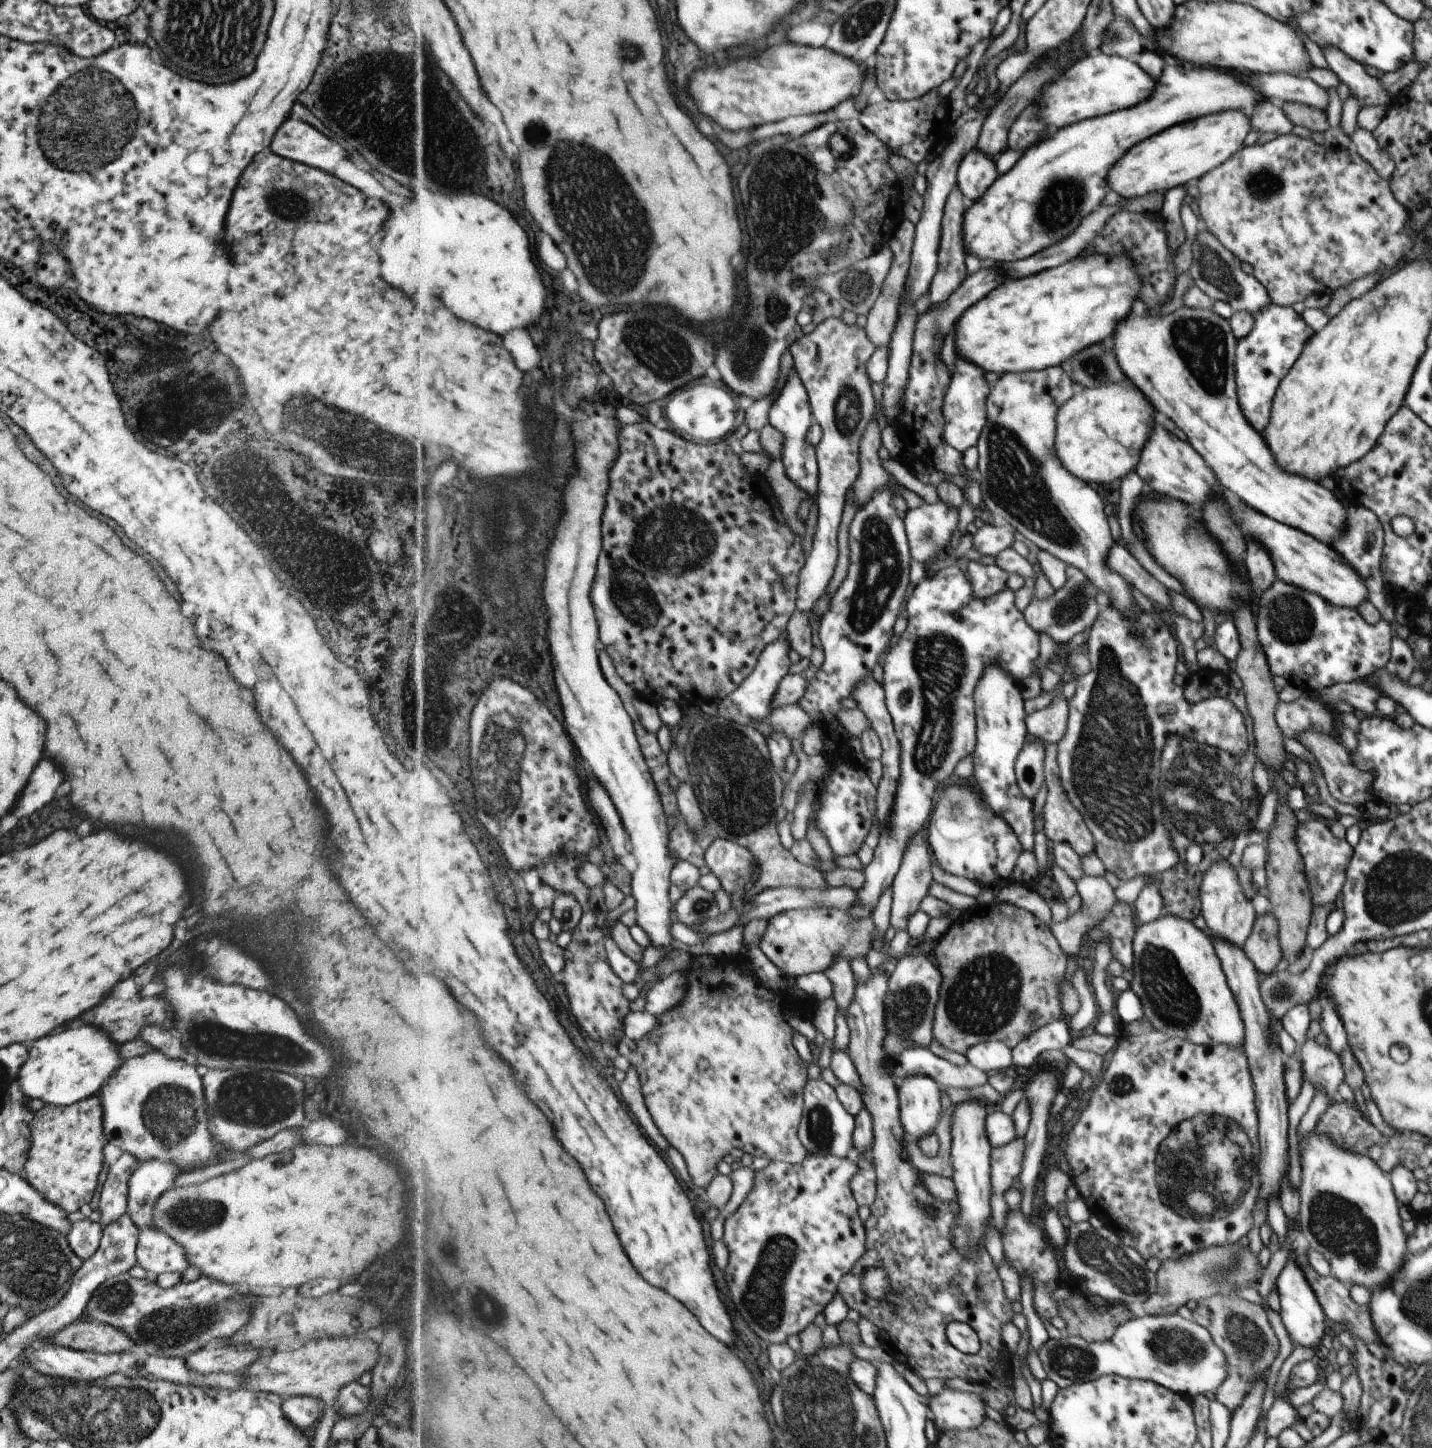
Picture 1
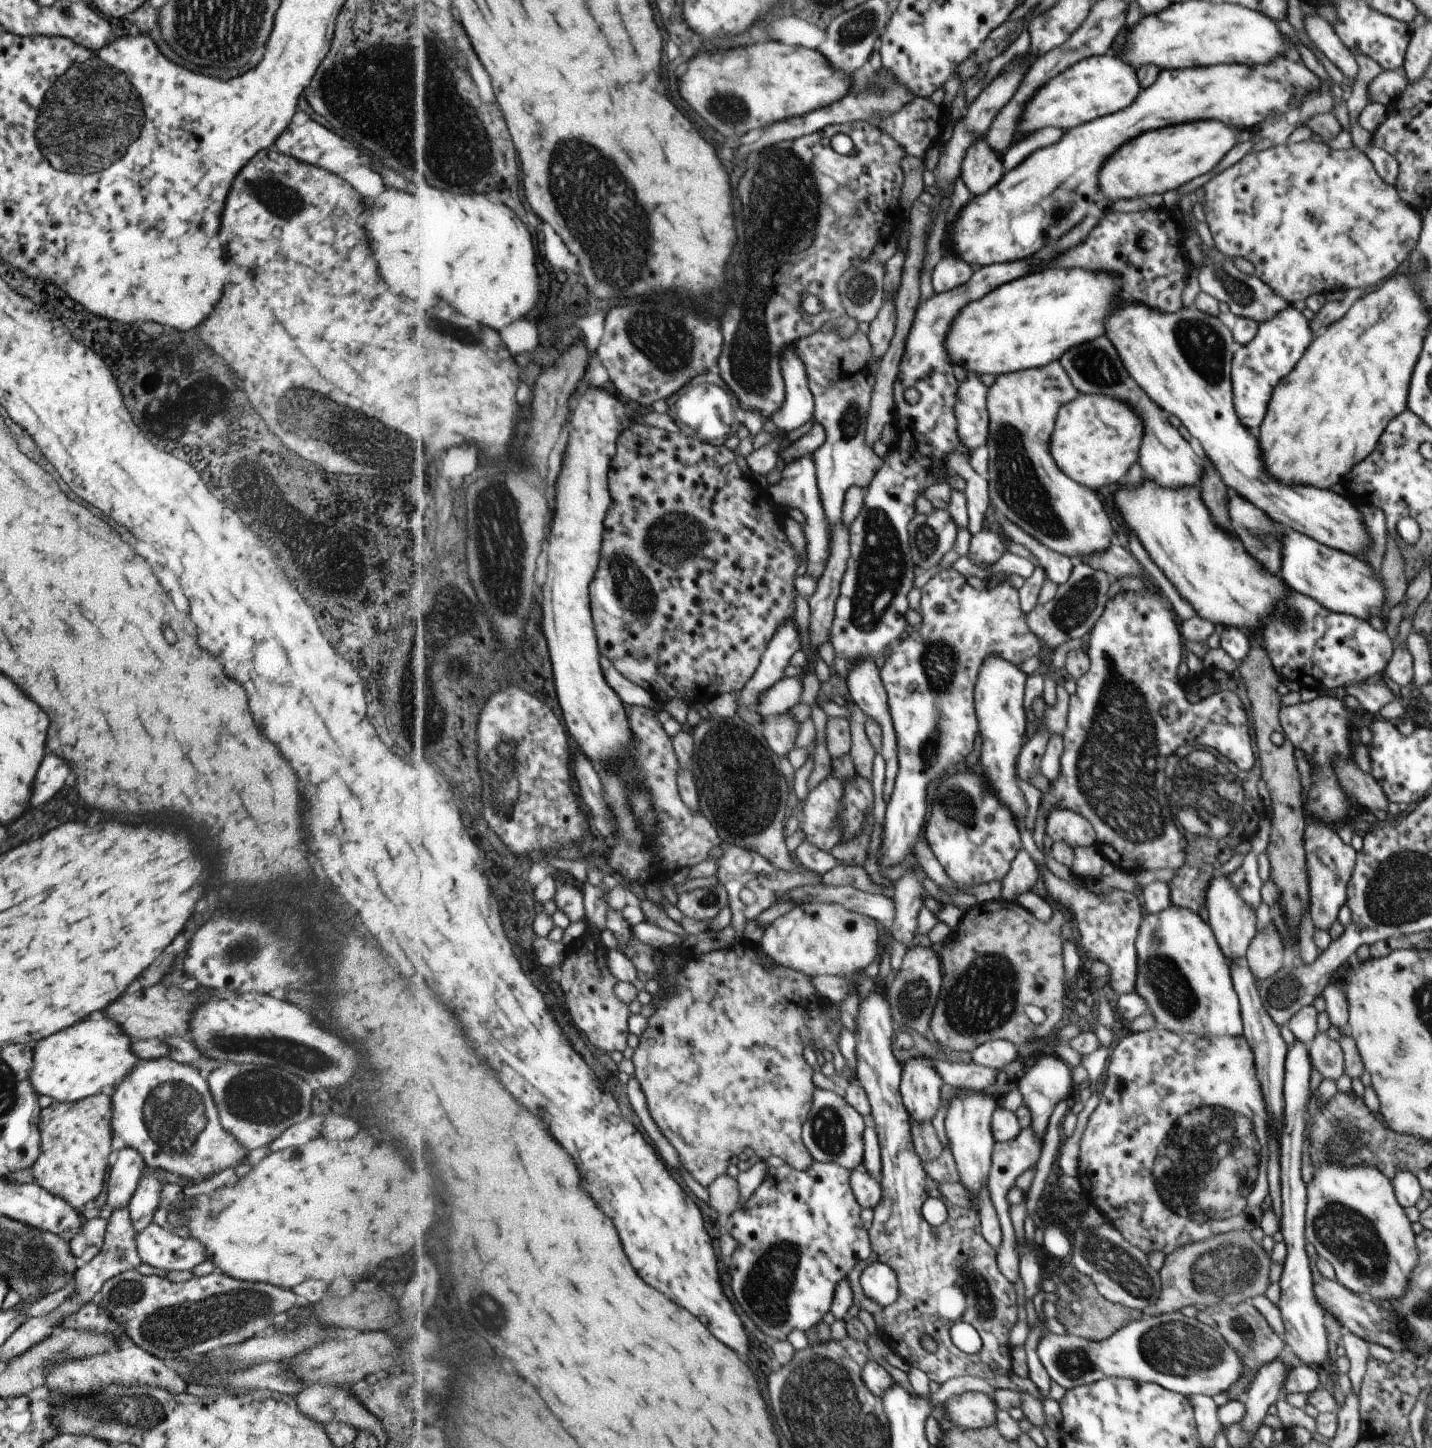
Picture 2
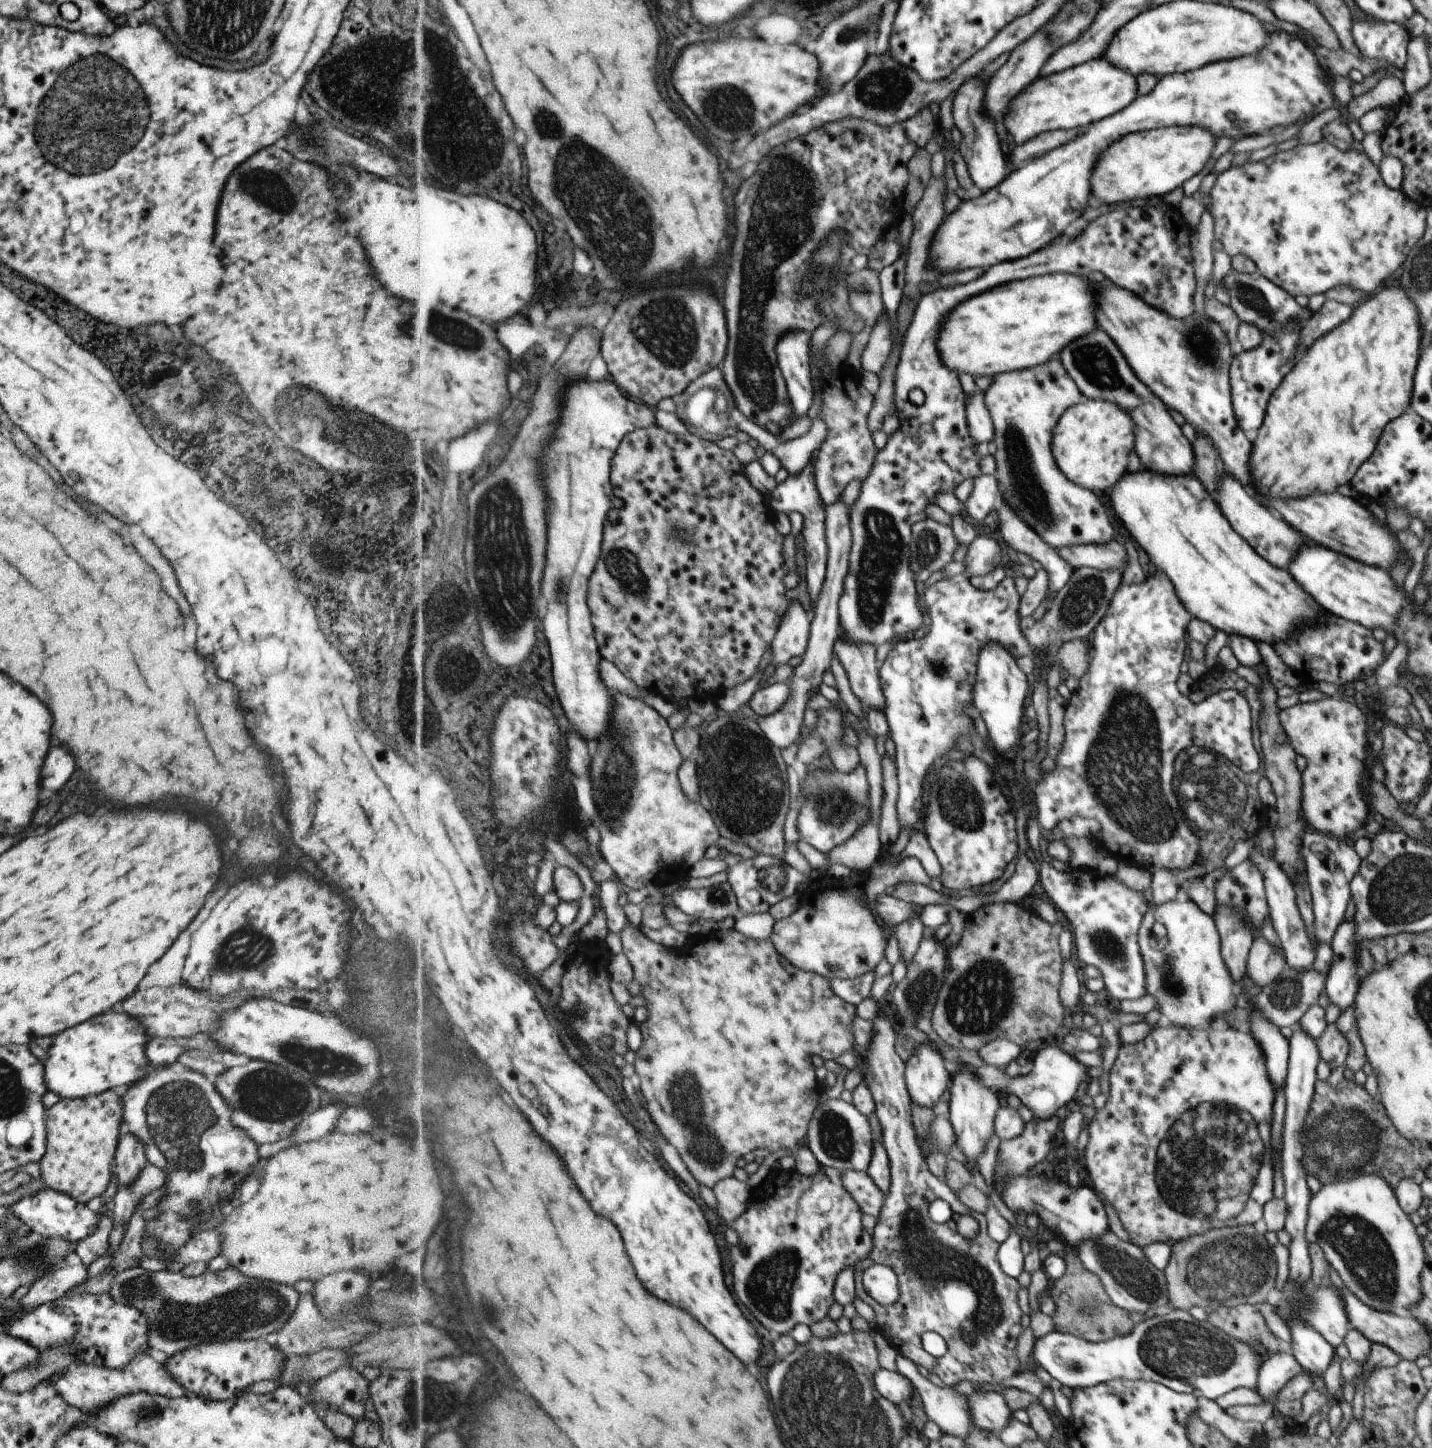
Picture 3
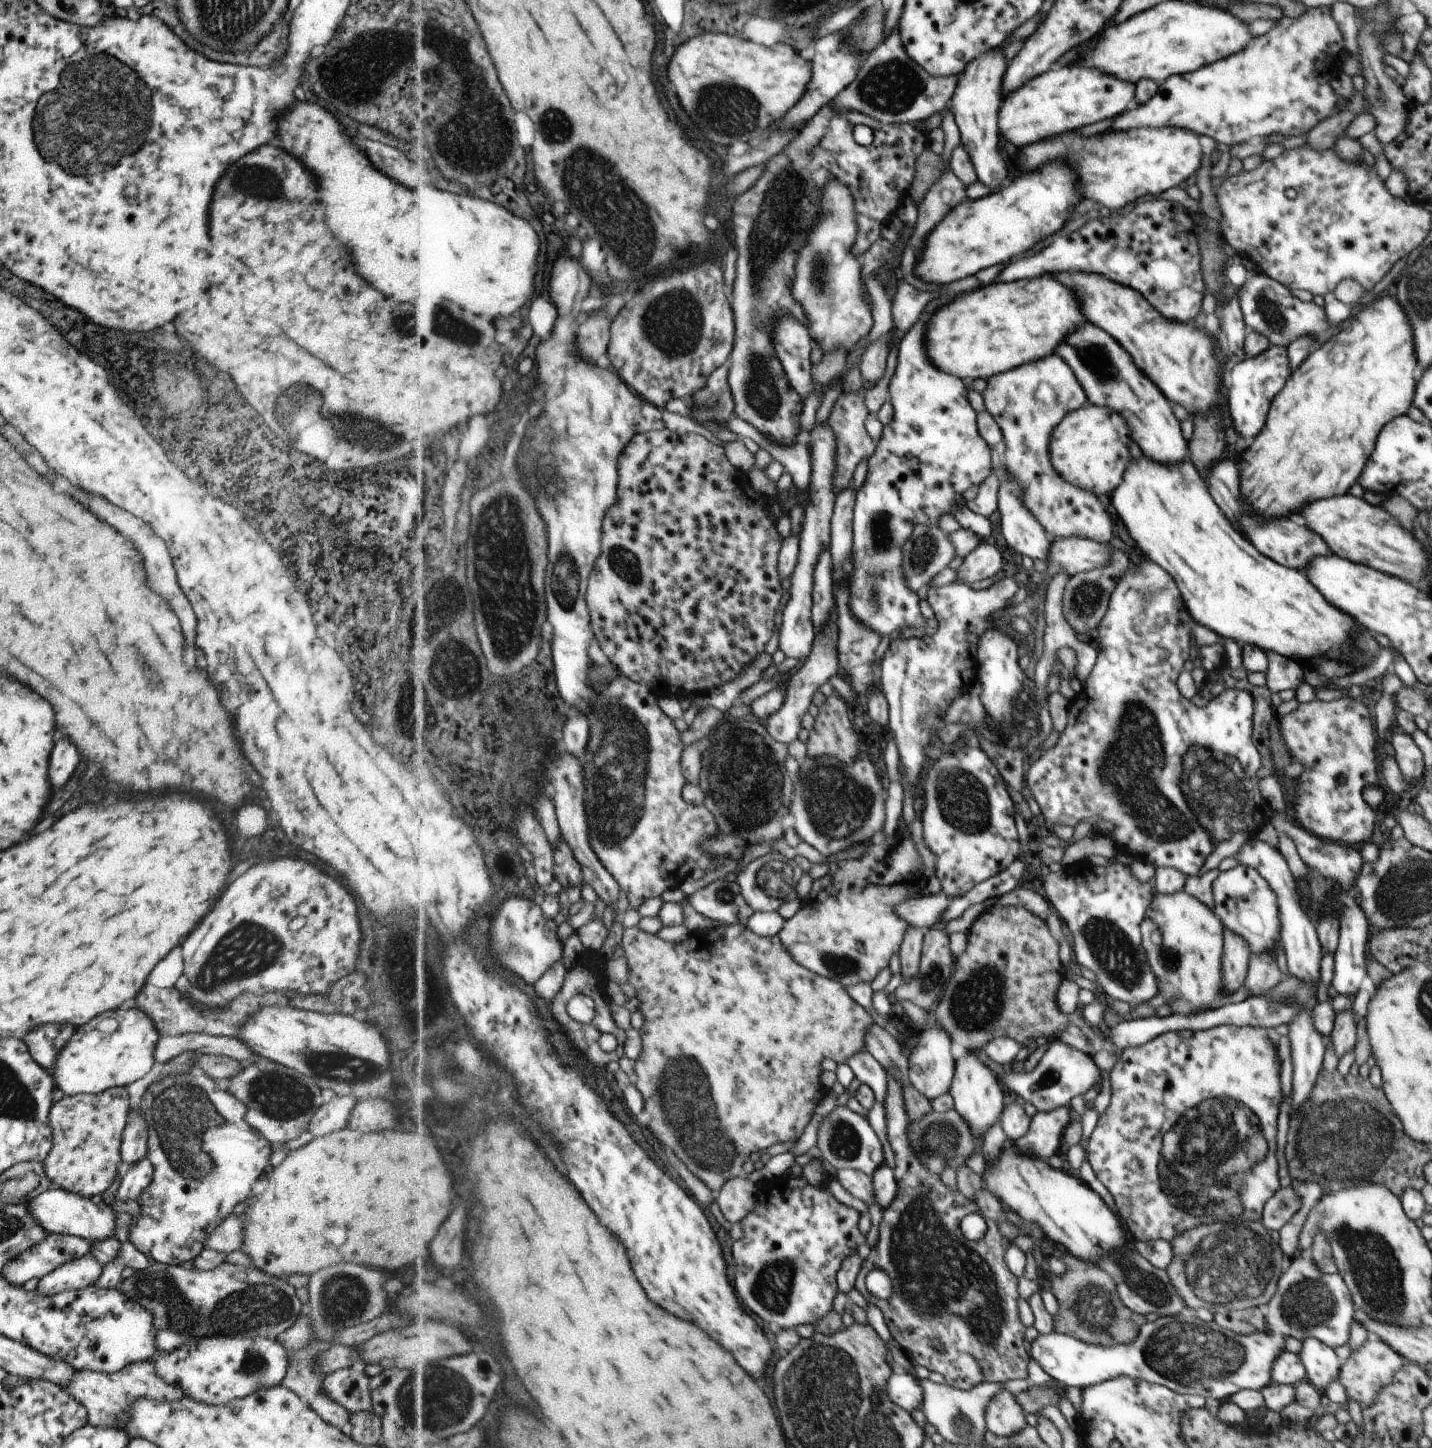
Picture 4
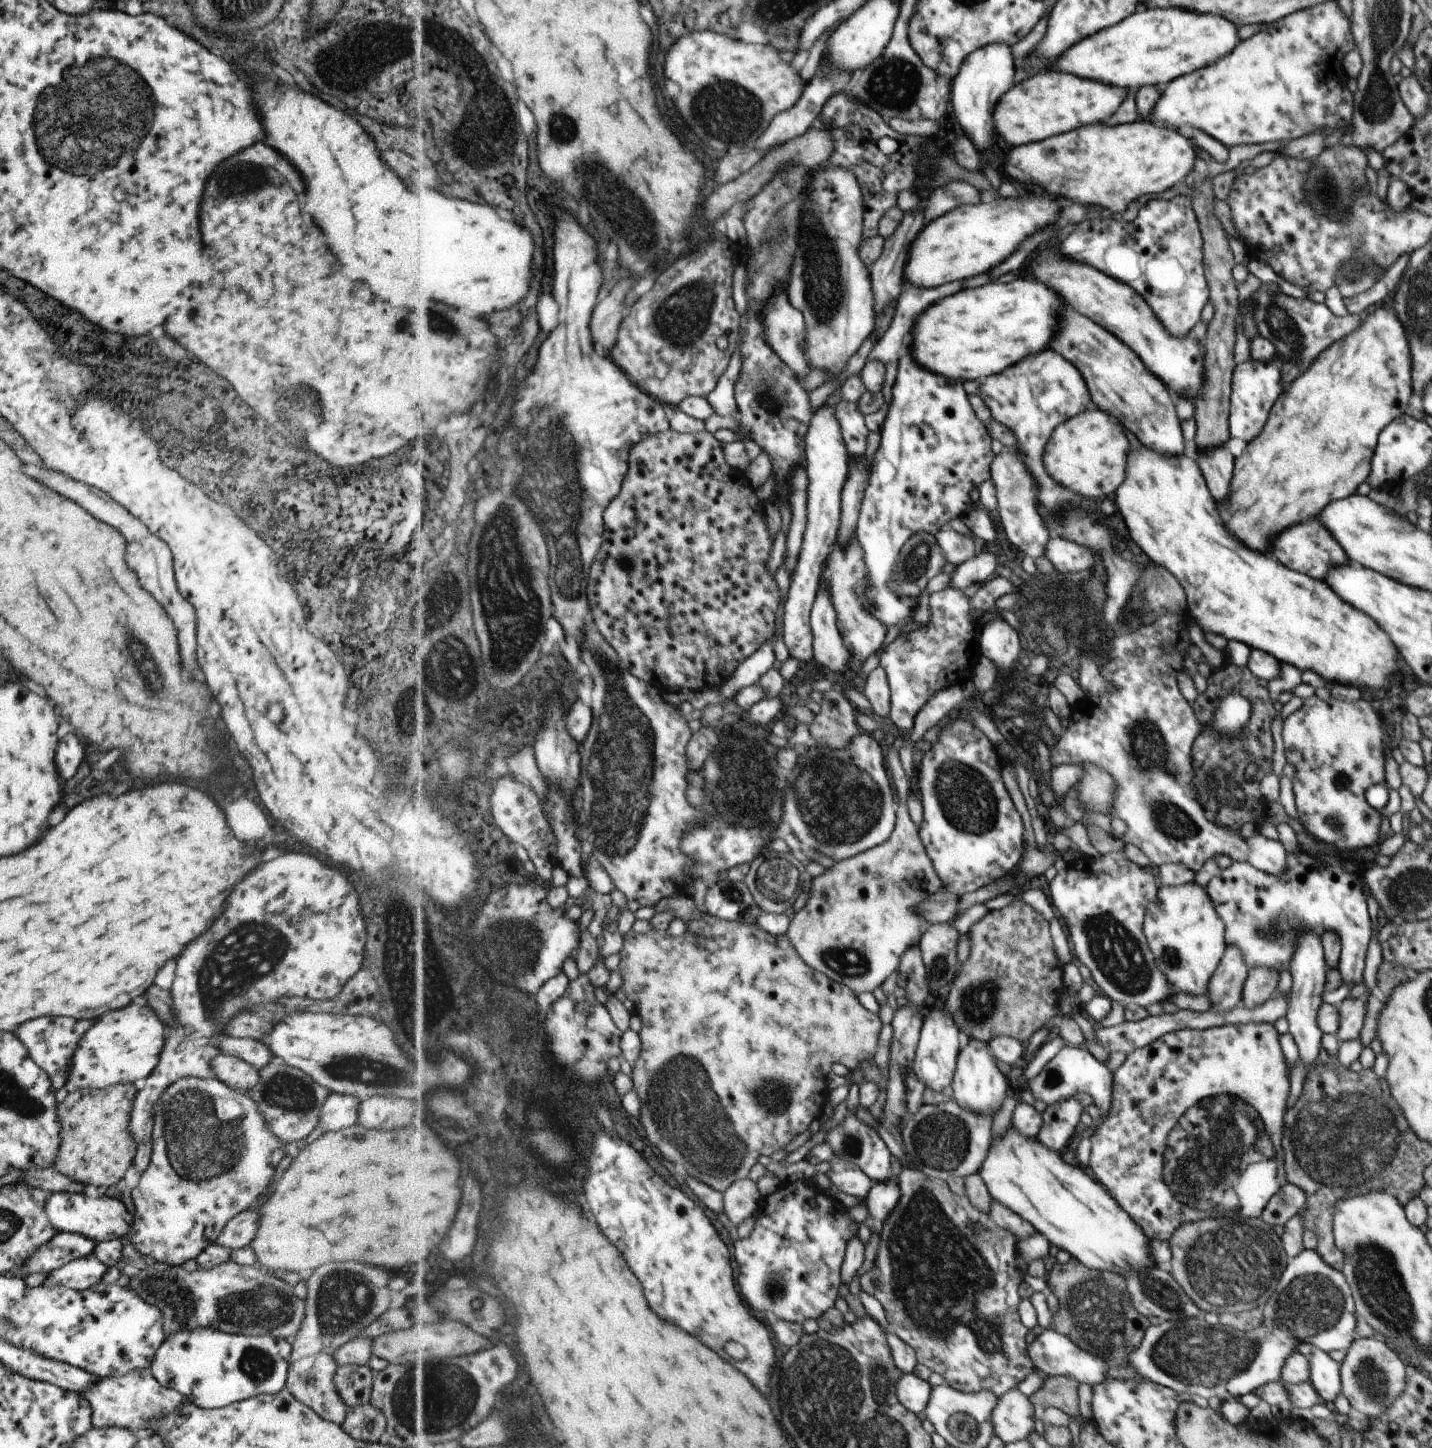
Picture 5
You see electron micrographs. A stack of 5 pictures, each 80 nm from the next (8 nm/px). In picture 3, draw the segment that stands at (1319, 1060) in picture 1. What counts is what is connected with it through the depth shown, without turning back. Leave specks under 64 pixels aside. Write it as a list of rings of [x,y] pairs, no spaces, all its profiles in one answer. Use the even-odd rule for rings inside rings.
[[[1335,1021],[1326,1024],[1326,1029],[1316,1039],[1316,1047],[1320,1059],[1328,1062],[1331,1069],[1344,1064],[1348,1053],[1348,1040],[1337,1029]]]

